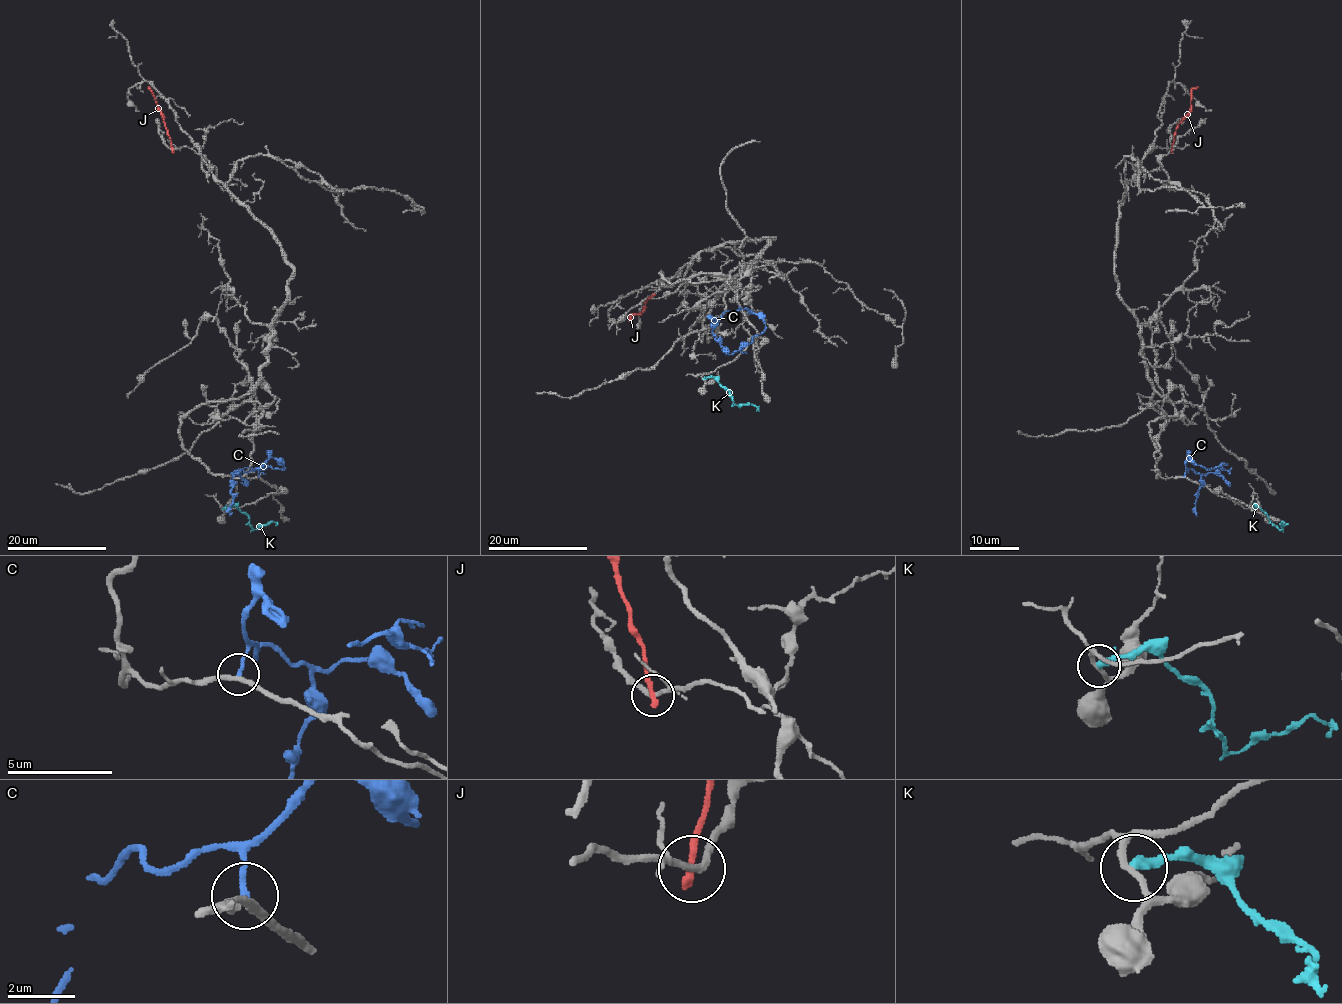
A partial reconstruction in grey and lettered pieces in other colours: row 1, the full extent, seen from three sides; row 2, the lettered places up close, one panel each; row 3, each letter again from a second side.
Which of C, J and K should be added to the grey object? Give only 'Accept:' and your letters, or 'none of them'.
Accept: none of them

